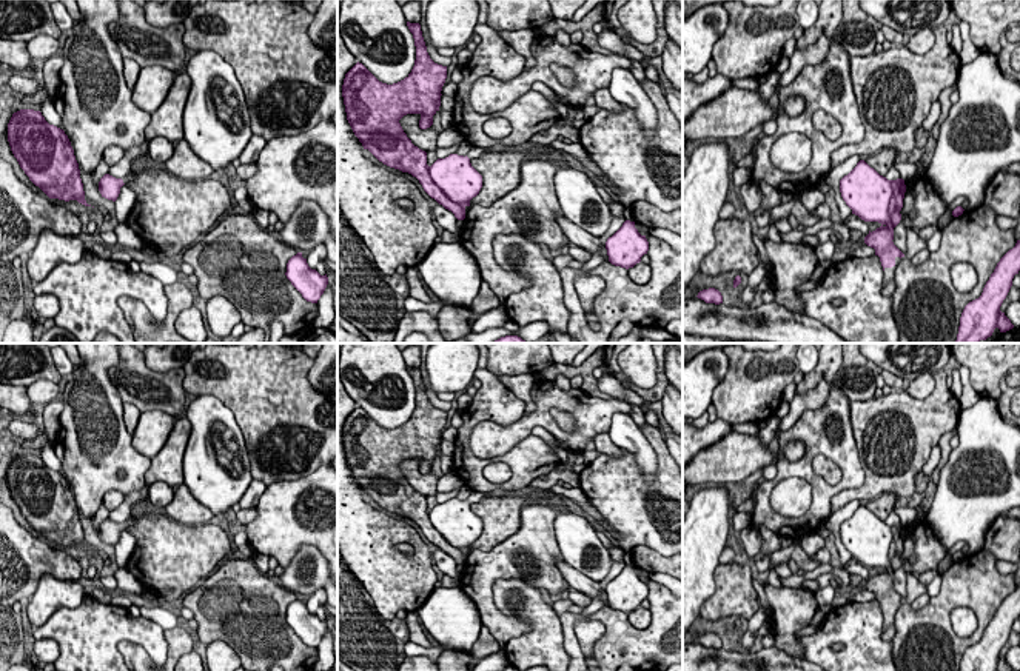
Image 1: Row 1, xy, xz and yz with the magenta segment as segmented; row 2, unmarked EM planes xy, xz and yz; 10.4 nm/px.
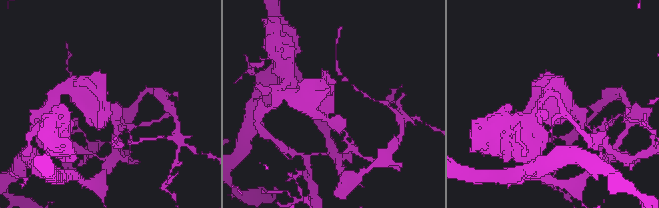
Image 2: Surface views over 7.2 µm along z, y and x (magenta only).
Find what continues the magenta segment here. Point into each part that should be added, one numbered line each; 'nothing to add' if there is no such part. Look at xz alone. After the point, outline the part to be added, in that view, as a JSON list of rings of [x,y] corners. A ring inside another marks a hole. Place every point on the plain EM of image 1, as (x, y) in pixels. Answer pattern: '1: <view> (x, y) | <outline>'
1: xz (475, 496) | [[[493,489],[490,492],[478,492],[478,491],[473,491],[467,502],[471,505],[471,503],[478,503],[482,497],[504,497],[507,496],[508,491],[505,489]]]

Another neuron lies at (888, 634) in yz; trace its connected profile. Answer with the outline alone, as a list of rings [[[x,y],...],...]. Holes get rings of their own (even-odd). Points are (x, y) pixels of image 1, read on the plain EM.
[[[895,602],[895,609],[892,613],[884,613],[884,622],[883,622],[883,634],[881,639],[886,642],[892,642],[895,636],[895,614],[900,609],[901,603]]]

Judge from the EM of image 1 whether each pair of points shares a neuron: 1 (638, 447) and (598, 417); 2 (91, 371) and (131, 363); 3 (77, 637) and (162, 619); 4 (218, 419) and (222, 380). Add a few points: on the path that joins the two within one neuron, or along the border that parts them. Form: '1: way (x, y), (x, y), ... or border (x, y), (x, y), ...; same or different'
1: border (630, 414), (617, 411), (607, 431); different
2: border (119, 359), (108, 371), (108, 377), (124, 402); different
3: border (140, 614), (154, 620), (164, 630); different
4: border (196, 396), (216, 396), (231, 411), (241, 430); different

